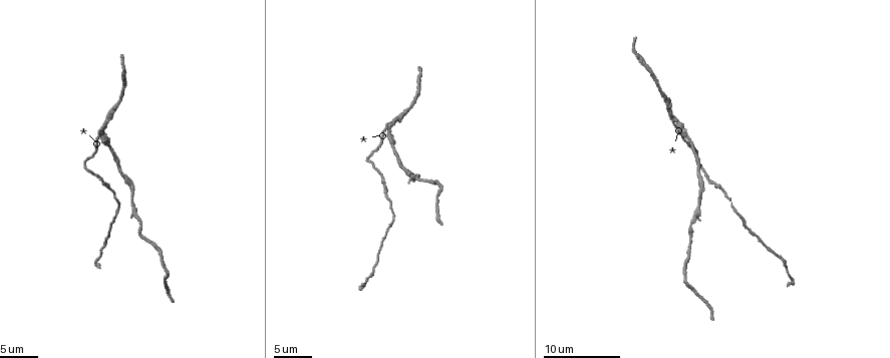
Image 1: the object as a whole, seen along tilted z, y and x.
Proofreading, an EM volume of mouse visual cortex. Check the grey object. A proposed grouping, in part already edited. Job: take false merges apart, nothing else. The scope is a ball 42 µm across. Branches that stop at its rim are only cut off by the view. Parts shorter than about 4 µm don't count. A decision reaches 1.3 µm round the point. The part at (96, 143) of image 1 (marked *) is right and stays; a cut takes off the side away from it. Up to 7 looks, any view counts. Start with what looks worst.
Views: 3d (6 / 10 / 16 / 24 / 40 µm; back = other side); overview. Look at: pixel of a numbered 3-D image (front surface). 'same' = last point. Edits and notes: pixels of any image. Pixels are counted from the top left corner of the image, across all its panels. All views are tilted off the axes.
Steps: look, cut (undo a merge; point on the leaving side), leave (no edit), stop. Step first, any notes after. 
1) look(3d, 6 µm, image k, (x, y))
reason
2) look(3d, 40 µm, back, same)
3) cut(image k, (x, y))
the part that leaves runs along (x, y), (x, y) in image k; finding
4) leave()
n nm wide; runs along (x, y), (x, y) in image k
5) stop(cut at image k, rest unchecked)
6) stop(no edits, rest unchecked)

look(3d, 16 µm, image 1, (107, 137))
two arms in line, one across

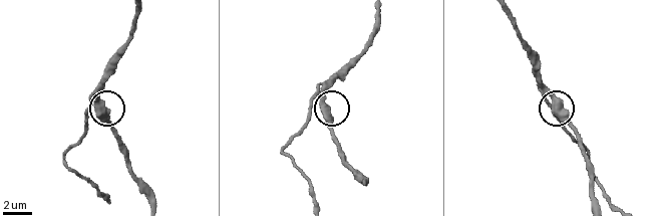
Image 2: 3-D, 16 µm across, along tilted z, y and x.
leave()
side arm 16 µm; all the same neuron

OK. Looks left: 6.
look(3d, 6 µm, image 1, (84, 167))
a narrow waist

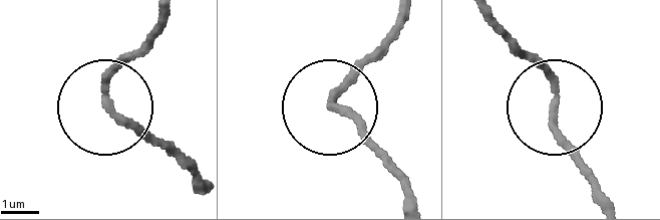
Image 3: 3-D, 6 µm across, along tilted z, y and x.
leave()
runs along (405, 12), (330, 104), (405, 194) in image 3; one neuron here

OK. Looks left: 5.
look(3d, 10 µm, image 1, (115, 106))
thick turns thin

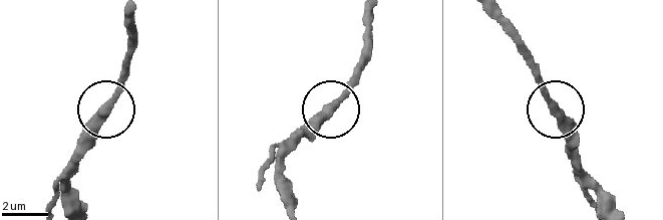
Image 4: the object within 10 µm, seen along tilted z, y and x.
look(3d, 10 µm, back, image 4, (323, 114))

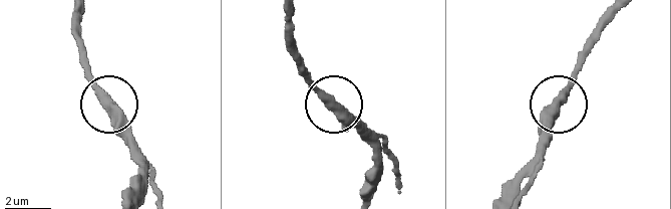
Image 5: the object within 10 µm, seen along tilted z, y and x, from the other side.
leave()
400 nm wide; runs along (517, 200), (517, 179), (538, 146), (544, 114), (578, 71) in image 5; continuous, no second neuron

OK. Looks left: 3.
look(3d, 16 µm, image 1, (690, 223))
sudden change in width

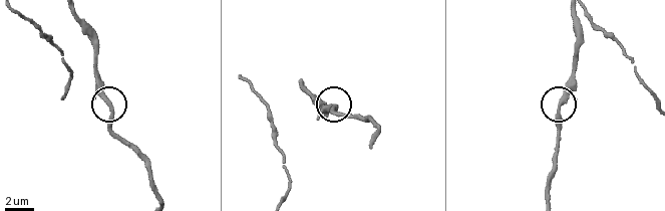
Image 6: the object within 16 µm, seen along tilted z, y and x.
leave()
runs along (572, 9), (578, 41), (574, 85), (558, 110), (558, 141) in image 6; continuous, no second neuron

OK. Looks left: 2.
stop(no edits, rest unchecked)

